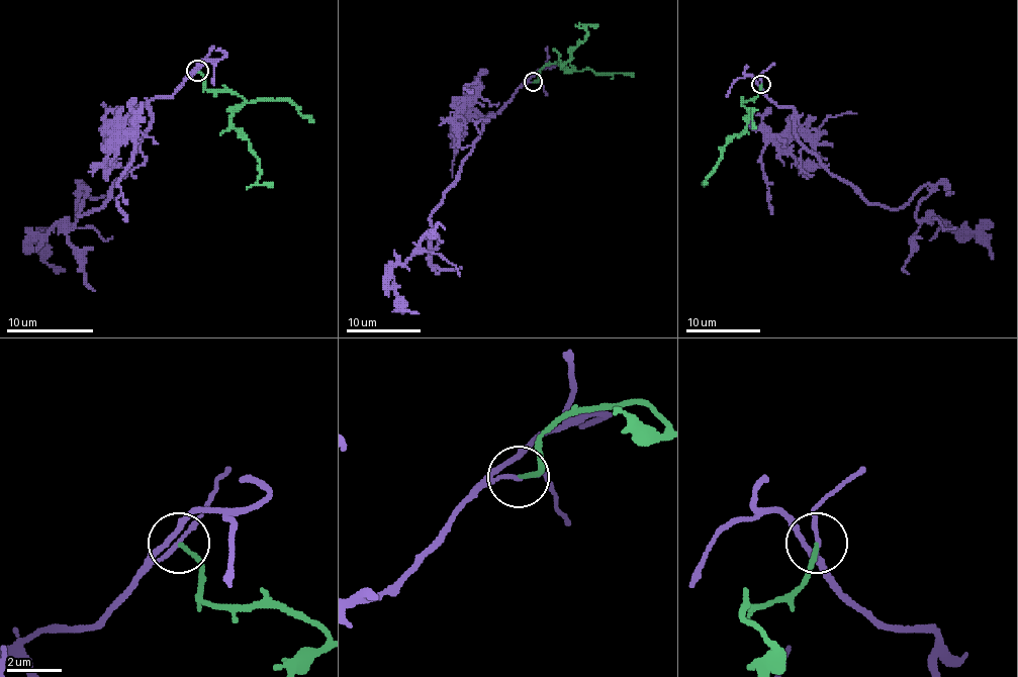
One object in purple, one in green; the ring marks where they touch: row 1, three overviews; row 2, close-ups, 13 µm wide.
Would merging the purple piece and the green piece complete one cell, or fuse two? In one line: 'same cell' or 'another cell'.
another cell

